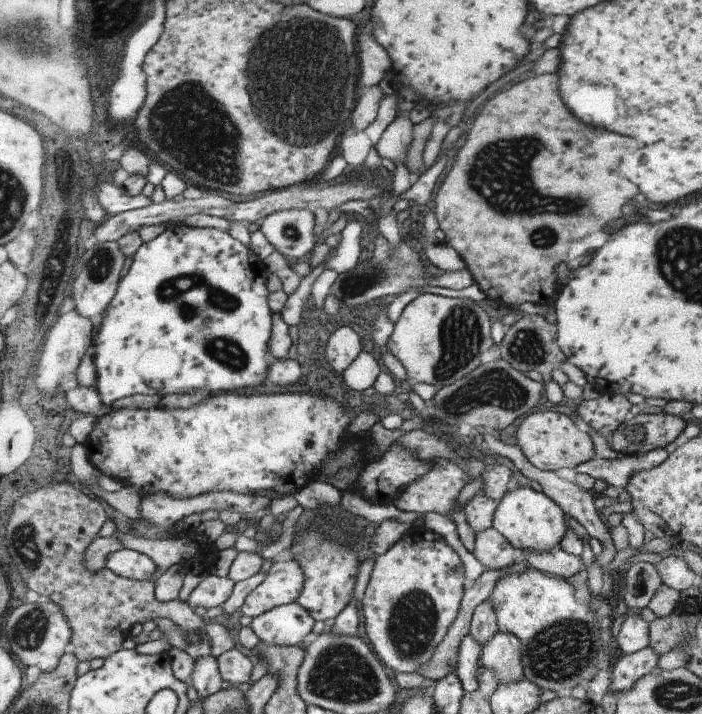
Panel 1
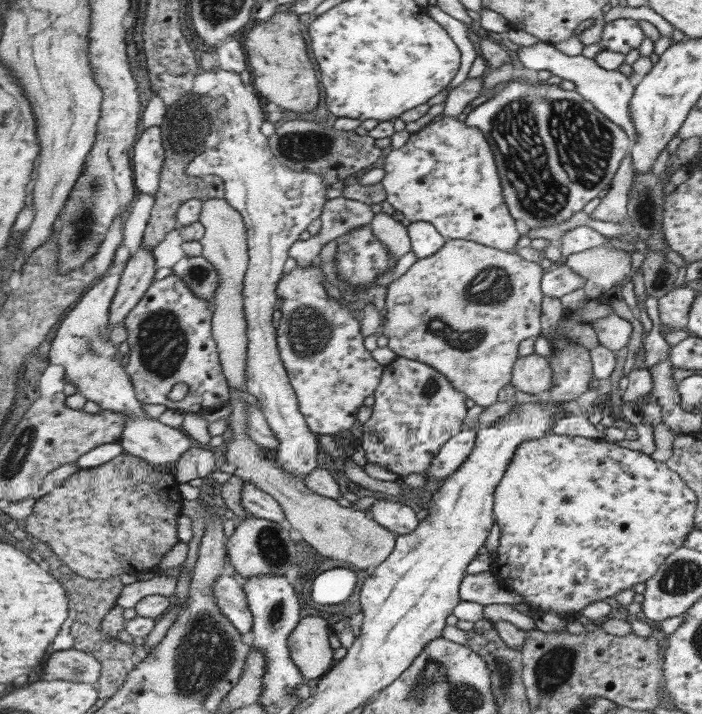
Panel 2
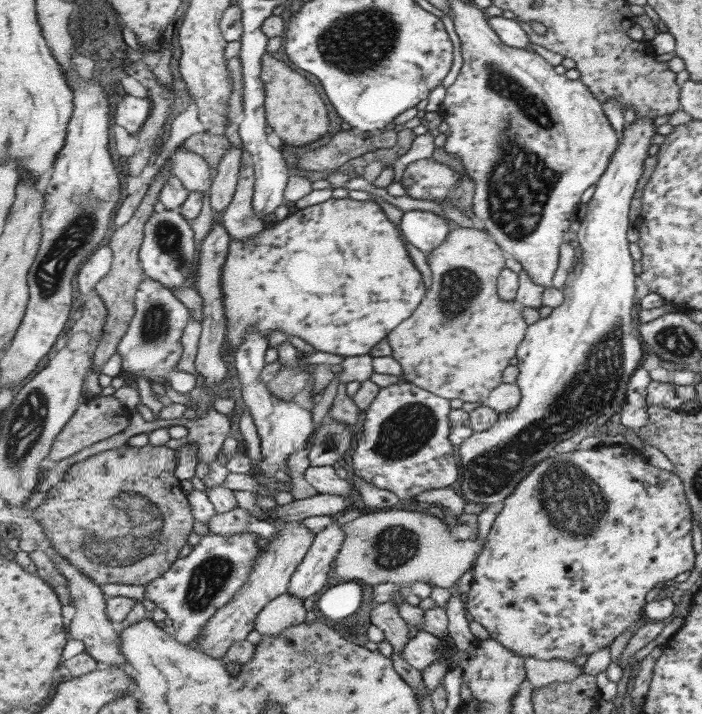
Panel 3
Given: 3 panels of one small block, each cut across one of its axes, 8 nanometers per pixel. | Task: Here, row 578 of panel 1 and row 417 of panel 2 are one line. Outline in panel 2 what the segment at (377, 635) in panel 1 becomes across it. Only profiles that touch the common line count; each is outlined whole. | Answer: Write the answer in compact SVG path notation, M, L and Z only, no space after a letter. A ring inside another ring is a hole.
M397 356L386 365L384 377L374 398L373 414L362 426L362 449L367 462L390 468L401 477L413 473L424 475L443 445L466 429L465 418L468 410L466 395L457 390L442 372L419 359L411 360Z

